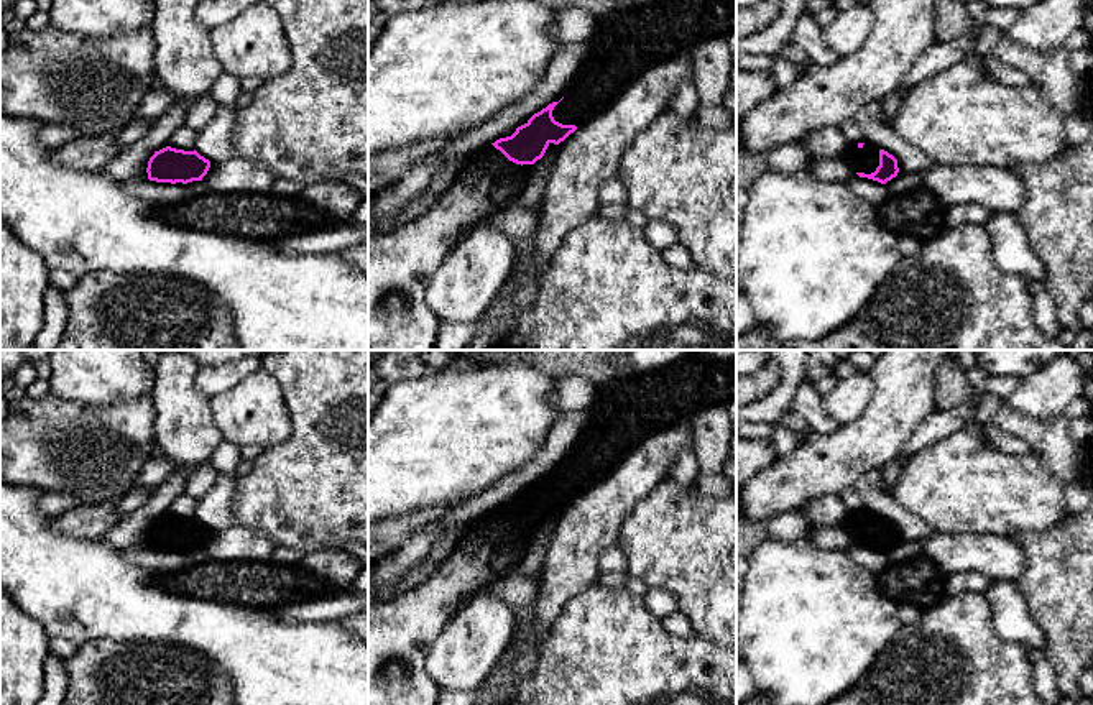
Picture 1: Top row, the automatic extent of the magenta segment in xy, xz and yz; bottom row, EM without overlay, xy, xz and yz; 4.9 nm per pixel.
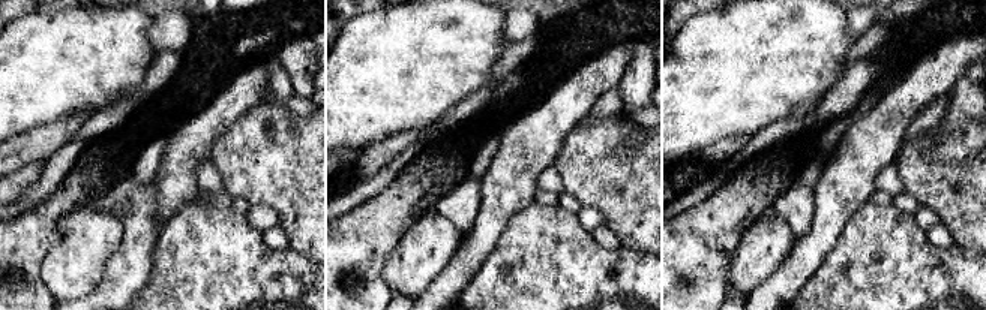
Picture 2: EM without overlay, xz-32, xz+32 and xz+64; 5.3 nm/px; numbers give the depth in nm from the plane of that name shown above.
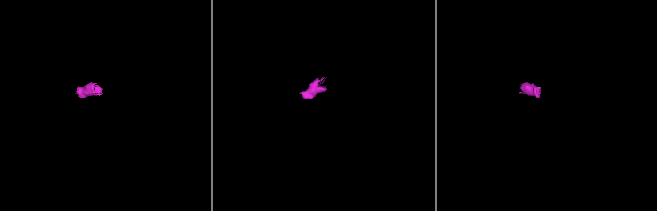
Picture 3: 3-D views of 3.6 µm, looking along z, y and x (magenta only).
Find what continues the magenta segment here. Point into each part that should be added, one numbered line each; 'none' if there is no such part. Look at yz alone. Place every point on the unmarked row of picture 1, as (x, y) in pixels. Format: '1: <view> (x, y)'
1: yz (865, 528)

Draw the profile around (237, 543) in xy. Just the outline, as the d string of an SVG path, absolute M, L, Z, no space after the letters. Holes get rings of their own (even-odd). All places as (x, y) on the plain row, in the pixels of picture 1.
M242 524L210 531L202 549L214 560L222 562L266 562L278 546L261 531Z

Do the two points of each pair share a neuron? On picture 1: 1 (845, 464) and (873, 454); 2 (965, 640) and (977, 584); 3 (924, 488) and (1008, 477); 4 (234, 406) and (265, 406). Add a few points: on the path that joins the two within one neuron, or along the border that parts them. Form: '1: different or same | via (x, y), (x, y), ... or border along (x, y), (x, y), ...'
1: same | via (852, 457), (855, 454), (867, 454)
2: different | border along (983, 592), (950, 595)
3: same | via (945, 487), (986, 487)
4: same | via (242, 406), (257, 406)

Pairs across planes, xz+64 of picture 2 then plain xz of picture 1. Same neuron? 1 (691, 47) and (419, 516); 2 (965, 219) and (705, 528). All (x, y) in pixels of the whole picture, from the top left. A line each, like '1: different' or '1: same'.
1: different
2: same

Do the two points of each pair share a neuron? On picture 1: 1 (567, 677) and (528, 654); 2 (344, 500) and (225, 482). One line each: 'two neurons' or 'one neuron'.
1: two neurons
2: two neurons

